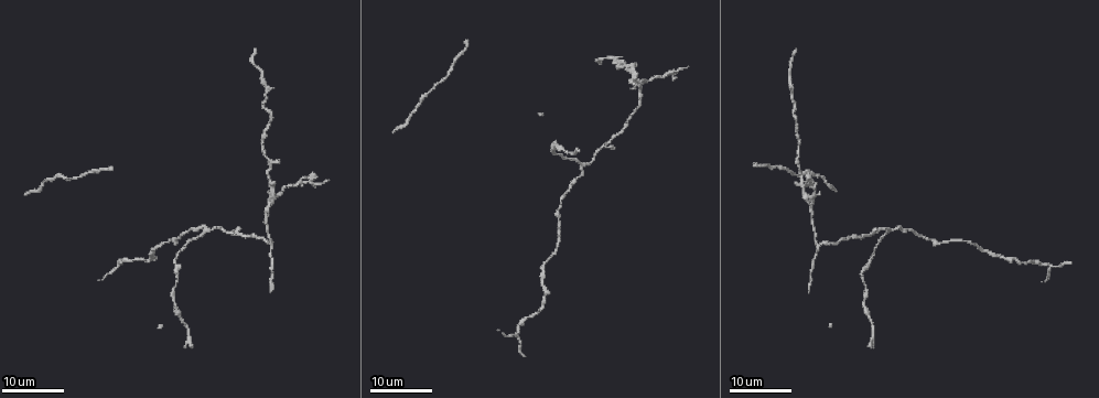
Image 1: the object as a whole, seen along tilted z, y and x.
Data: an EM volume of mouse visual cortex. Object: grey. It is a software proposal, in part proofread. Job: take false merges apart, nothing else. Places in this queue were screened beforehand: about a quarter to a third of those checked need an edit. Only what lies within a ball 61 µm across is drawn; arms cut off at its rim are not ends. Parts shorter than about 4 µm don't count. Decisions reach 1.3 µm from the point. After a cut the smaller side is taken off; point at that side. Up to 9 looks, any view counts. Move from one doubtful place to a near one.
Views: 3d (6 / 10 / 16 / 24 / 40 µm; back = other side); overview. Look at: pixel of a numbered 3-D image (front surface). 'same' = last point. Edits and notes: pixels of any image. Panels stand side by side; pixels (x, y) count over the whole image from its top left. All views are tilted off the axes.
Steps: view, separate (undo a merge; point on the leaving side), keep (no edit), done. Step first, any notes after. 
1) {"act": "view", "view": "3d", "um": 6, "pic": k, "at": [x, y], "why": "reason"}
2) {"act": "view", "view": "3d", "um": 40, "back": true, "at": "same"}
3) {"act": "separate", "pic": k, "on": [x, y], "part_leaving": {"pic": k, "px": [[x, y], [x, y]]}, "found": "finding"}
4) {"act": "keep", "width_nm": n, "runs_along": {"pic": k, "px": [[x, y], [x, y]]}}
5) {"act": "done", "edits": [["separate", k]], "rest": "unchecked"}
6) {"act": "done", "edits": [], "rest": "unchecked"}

{"act": "view", "view": "3d", "um": 16, "pic": 1, "at": [850, 238], "why": "calibre changes"}

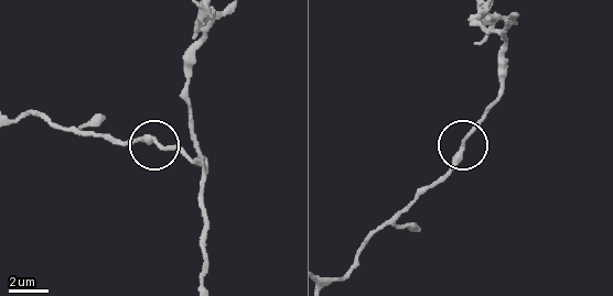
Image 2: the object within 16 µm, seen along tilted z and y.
{"act": "view", "view": "3d", "um": 6, "pic": 2, "at": [465, 139]}

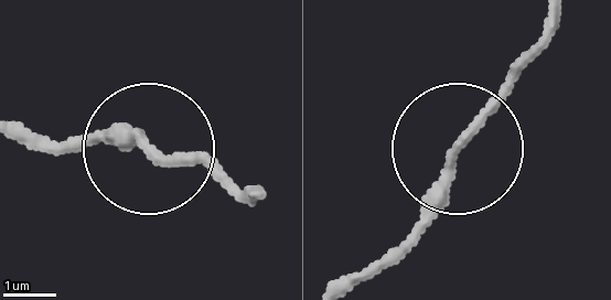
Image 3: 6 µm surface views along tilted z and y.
{"act": "keep", "runs_along": {"pic": 3, "px": [[360, 279], [413, 226], [492, 95], [557, 34]]}, "found": "continuous, no second neuron"}

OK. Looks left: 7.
{"act": "view", "view": "3d", "um": 24, "pic": 1, "at": [809, 196], "why": "looks like a crossing"}

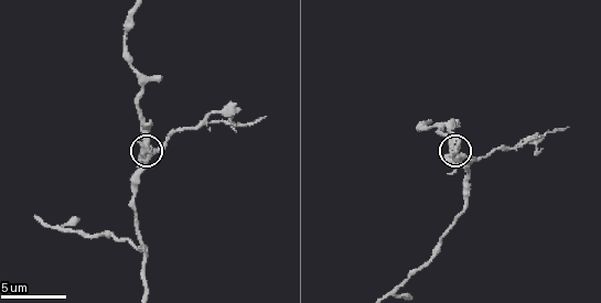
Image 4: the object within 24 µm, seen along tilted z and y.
{"act": "view", "view": "3d", "um": 6, "at": "same"}

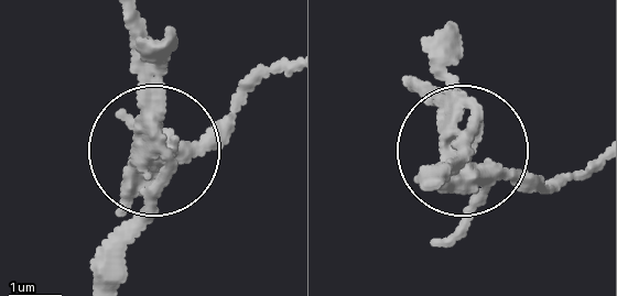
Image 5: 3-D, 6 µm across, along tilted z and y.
{"act": "separate", "pic": 5, "on": [208, 142], "arms": 4, "part_leaving": {"pic": 5, "px": [[140, 160], [198, 138], [290, 67]]}, "found": "a second neuron is stuck on"}

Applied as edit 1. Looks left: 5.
{"act": "view", "view": "3d", "um": 6, "pic": 4, "at": [144, 256], "why": "a fork"}

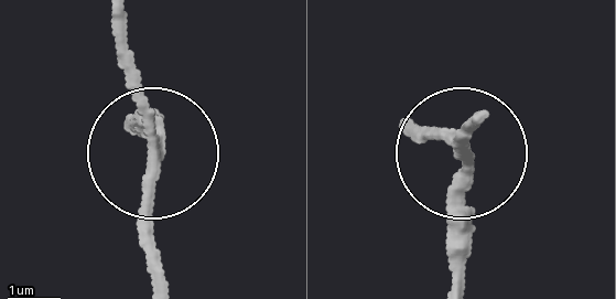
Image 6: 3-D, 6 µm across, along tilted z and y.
{"act": "keep", "side_arm_um": 8, "found": "one neuron here"}

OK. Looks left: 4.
{"act": "view", "view": "3d", "um": 10, "pic": 4, "at": [51, 226]}

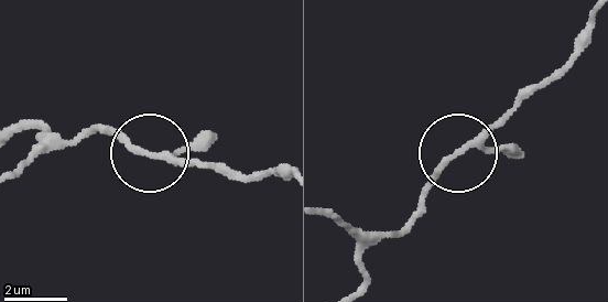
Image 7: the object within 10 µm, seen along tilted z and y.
{"act": "view", "view": "3d", "um": 10, "back": true, "pic": 7, "at": [147, 152]}

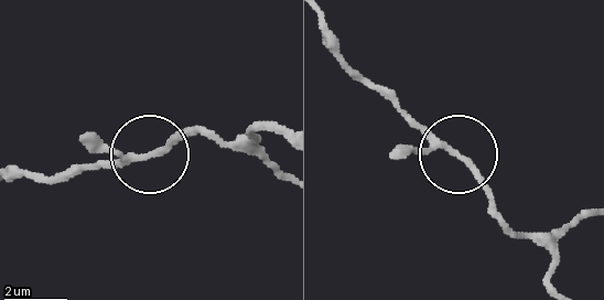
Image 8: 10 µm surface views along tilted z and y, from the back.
{"act": "keep", "arms": 3, "runs_along": {"pic": 8, "px": [[148, 153], [82, 162]]}, "found": "one neuron here"}

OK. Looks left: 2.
{"act": "view", "view": "3d", "um": 24, "pic": 1, "at": [175, 261]}

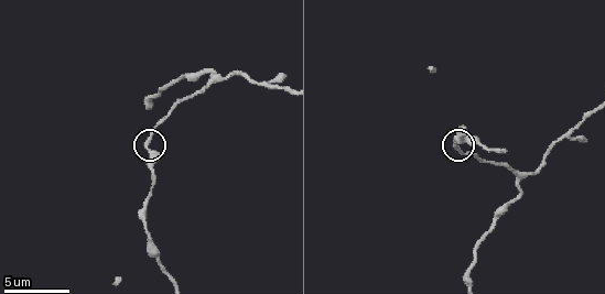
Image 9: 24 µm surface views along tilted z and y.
{"act": "view", "view": "3d", "um": 10, "pic": 9, "at": [456, 145]}

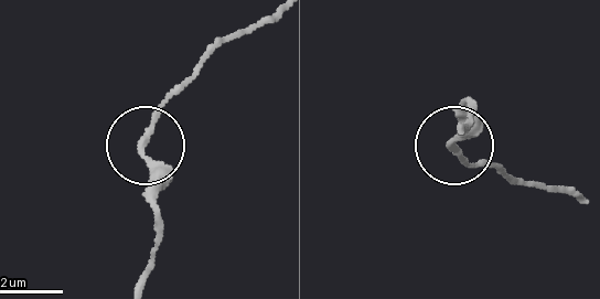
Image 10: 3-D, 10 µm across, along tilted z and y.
{"act": "keep", "side_arm_um": 17, "found": "one neuron here"}

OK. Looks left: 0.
{"act": "done", "edits": [["separate", 5]], "rest": "unchecked"}

